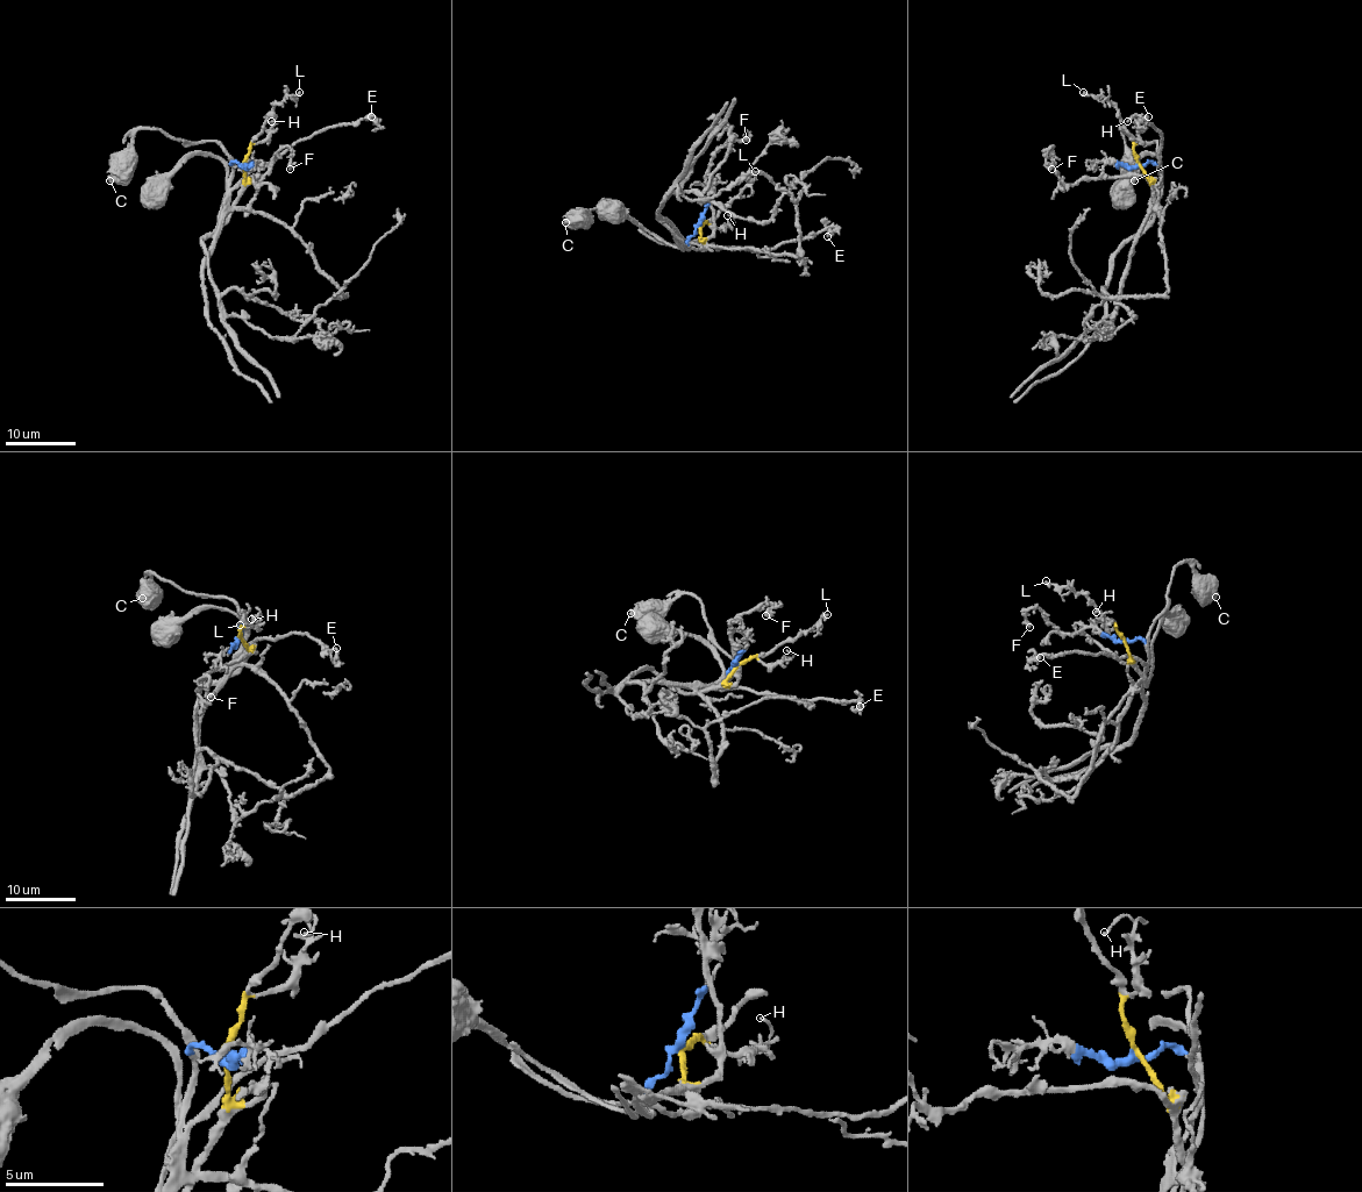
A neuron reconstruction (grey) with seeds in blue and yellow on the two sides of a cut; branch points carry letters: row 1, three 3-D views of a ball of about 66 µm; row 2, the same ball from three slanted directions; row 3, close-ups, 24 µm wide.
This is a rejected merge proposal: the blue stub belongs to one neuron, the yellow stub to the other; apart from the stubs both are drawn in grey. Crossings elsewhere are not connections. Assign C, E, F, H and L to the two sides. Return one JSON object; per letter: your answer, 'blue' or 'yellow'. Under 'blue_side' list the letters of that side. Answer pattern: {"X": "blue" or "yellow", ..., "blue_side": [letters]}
{"C": "blue", "E": "blue", "F": "yellow", "H": "yellow", "L": "yellow", "blue_side": ["C", "E"]}

